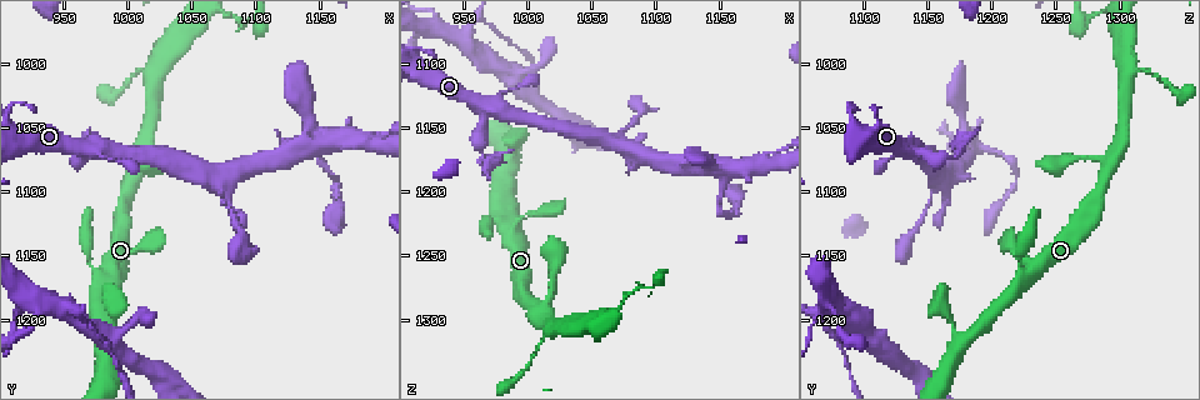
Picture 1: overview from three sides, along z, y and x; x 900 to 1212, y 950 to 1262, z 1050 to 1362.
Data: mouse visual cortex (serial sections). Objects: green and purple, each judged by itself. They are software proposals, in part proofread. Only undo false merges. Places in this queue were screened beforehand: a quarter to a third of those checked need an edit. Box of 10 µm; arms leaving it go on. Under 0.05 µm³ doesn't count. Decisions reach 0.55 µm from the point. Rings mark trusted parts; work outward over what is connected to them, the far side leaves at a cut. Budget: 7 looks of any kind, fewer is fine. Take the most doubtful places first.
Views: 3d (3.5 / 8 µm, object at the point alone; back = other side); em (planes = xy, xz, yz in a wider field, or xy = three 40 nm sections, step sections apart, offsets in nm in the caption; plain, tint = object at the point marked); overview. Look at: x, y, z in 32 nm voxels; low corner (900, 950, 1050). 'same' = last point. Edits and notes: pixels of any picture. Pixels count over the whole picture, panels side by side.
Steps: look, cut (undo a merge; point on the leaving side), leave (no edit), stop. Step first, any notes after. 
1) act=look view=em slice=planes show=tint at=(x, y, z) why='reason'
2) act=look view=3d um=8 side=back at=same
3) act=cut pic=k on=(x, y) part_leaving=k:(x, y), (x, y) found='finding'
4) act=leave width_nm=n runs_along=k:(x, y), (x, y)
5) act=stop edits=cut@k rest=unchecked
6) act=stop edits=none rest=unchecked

act=look view=em slice=xy step=2 show=tint at=(1022, 1012, 1304) why='small branch off a trunk'

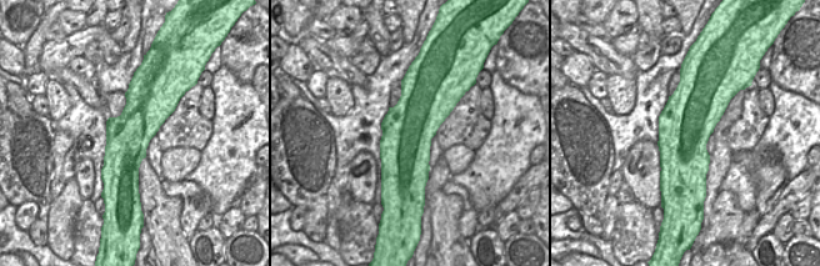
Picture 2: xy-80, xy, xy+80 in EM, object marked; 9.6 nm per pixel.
act=look view=3d um=3.5 at=same

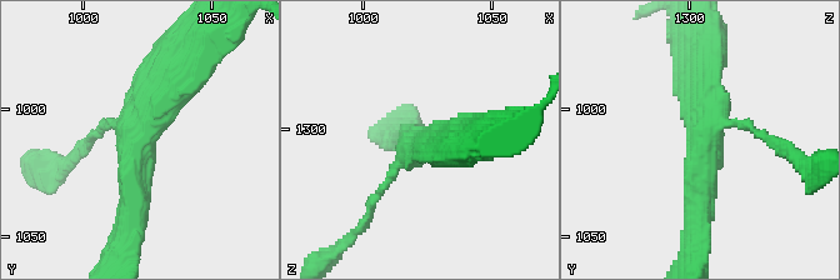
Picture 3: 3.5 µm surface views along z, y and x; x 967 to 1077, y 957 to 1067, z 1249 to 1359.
act=leave width_nm=500 runs_along=3:(129, 221), (136, 136), (183, 68) found='continuous, no second cell'

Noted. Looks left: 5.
act=look view=3d um=3.5 side=back at=(1184, 1060, 1176)

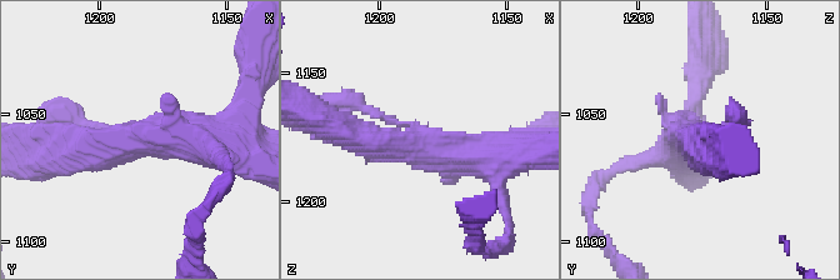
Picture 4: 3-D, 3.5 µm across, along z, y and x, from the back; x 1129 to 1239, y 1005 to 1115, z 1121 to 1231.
act=look view=em slice=xy step=3 show=tint at=(1185, 1060, 1176)

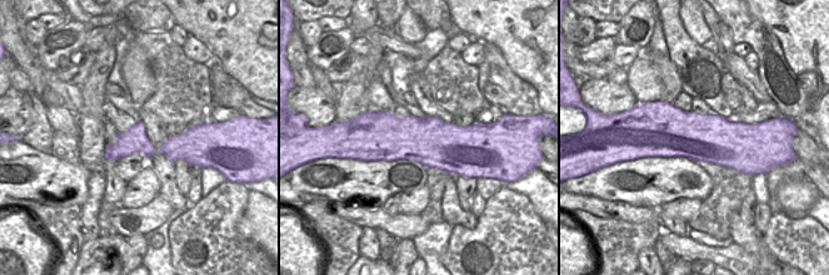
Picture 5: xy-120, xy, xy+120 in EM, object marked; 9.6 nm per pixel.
act=leave found='one cell here'

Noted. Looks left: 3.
act=look view=3d um=3.5 at=(984, 1168, 1226) why='sudden change in width'

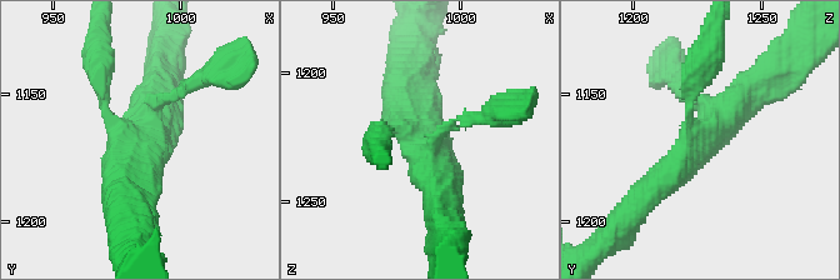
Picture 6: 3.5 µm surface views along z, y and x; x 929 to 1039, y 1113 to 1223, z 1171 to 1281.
act=look view=em slice=xy step=3 show=tint at=(984, 1170, 1226) arms=4 arm_widths_nm=150,200,400,450 why='need the tissue'

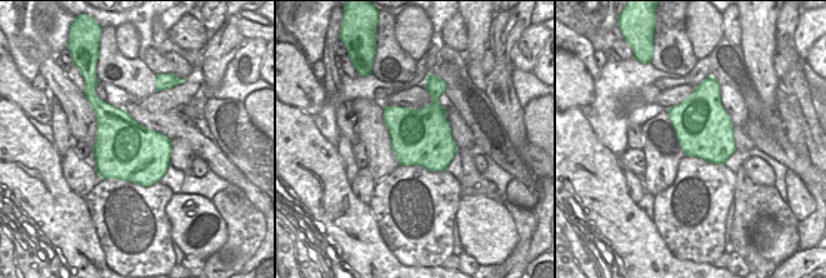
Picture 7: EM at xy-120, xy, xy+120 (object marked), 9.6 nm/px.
act=leave runs_along=6:(769, 83), (734, 105), (641, 201) found='one cell here'

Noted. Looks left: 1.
act=stop edits=none rest=unchecked

